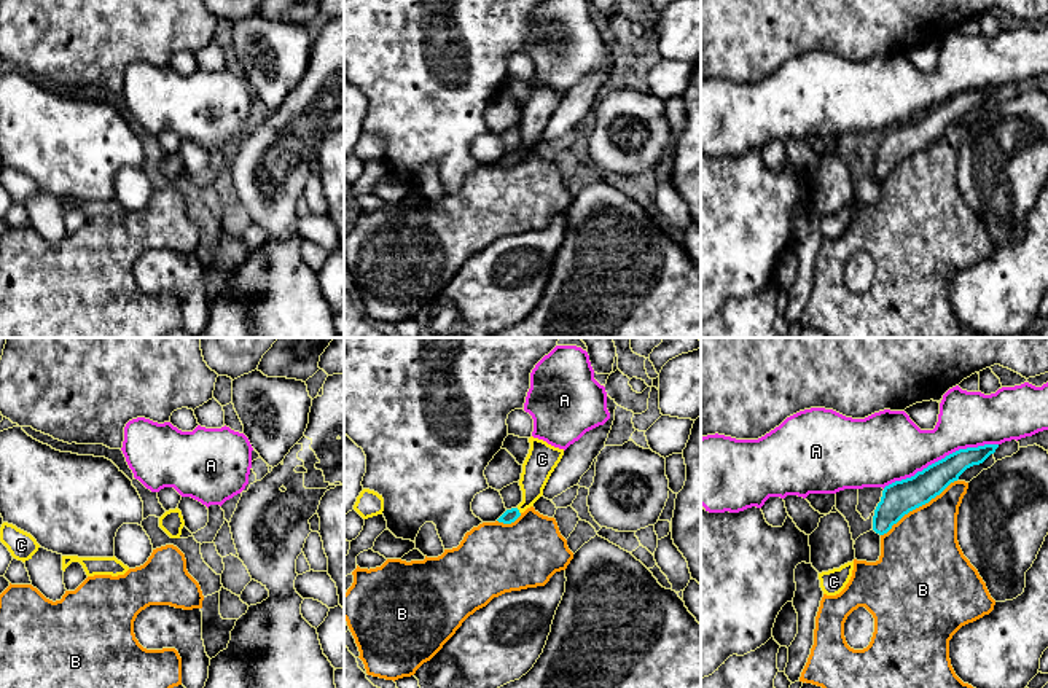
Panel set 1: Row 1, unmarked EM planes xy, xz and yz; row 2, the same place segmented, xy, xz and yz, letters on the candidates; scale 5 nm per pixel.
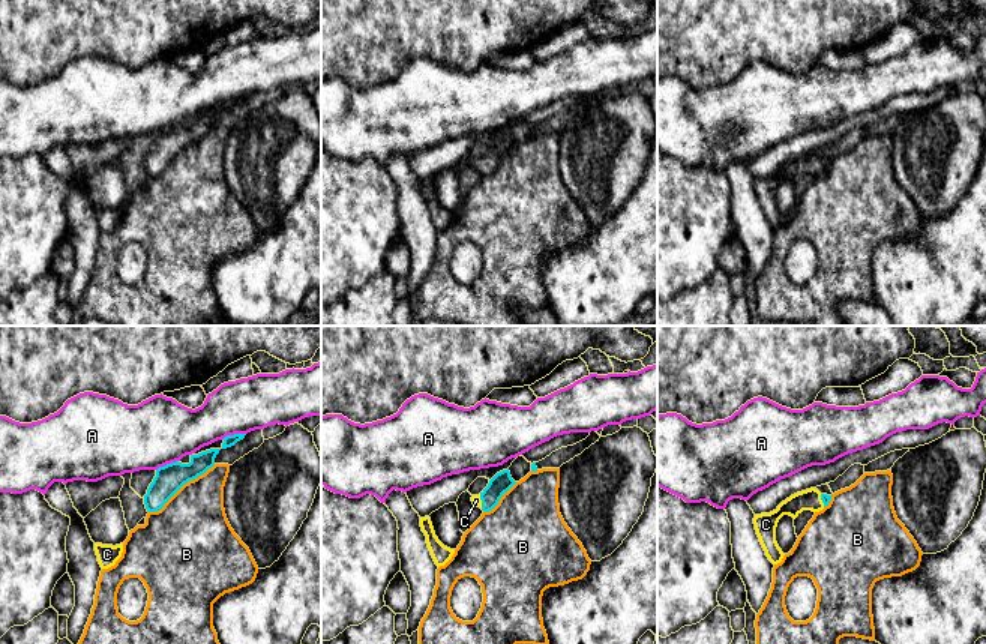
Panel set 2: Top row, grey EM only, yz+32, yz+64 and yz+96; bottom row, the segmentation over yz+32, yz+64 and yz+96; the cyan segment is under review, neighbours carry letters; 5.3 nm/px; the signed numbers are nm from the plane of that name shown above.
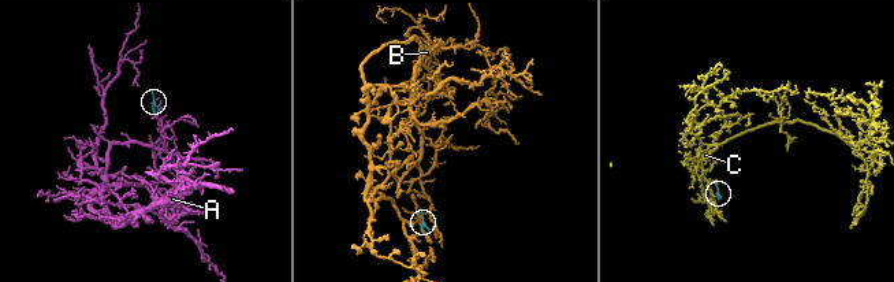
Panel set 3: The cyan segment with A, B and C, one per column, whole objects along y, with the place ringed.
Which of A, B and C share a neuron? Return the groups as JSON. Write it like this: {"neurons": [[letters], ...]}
{"neurons": [["A"], ["B"], ["C"]]}

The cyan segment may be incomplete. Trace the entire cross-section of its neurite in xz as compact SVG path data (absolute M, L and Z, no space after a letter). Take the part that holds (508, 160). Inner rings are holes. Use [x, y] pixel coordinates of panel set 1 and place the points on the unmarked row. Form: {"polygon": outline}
{"polygon": "M529 81L530 92L522 107L519 129L522 134L522 145L511 153L506 153L497 164L503 167L514 166L527 151L543 139L543 132L561 105L564 92L554 91L543 83Z"}

